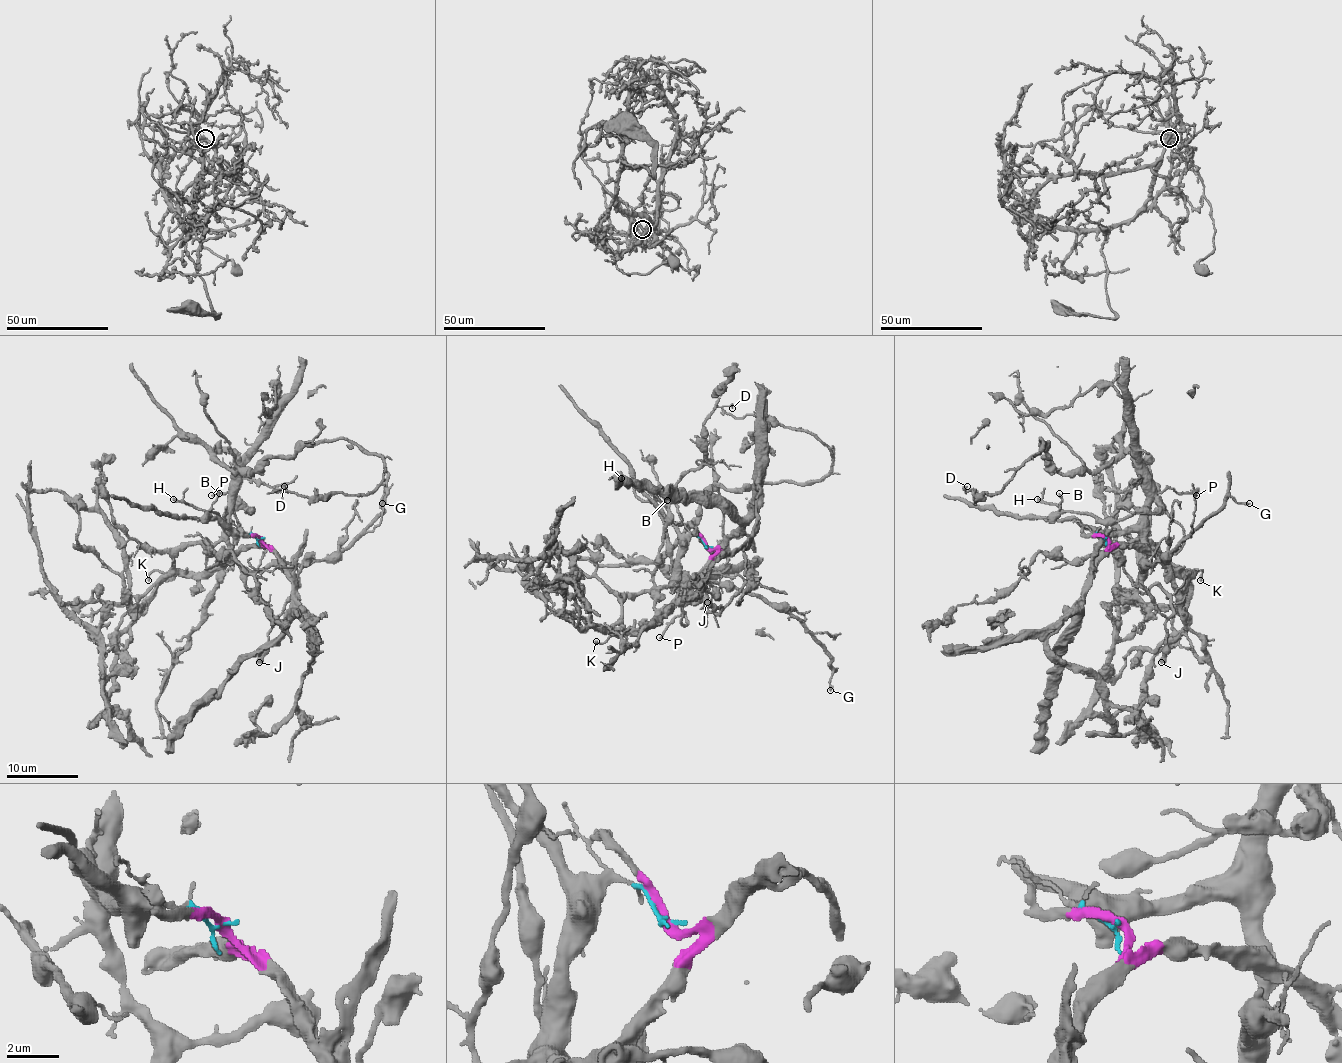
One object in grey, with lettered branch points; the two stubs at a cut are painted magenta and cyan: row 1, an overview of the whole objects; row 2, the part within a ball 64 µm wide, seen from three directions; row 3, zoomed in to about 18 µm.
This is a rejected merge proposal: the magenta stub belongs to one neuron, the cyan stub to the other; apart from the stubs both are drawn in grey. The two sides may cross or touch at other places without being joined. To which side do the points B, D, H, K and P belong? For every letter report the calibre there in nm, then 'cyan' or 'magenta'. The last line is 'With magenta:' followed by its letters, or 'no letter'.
B: calibre 170 nm; cyan
D: calibre 150 nm; cyan
H: calibre 220 nm; cyan
K: calibre 200 nm; magenta
P: calibre 130 nm; cyan
With magenta: K

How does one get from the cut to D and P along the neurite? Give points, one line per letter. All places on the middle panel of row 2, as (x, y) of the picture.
D: (708, 548), (692, 535), (678, 587), (663, 555), (717, 487), (830, 471), (814, 437), (731, 408)
P: (708, 548), (699, 537), (690, 537), (680, 558), (676, 578), (676, 594), (681, 599), (681, 608), (660, 637)

